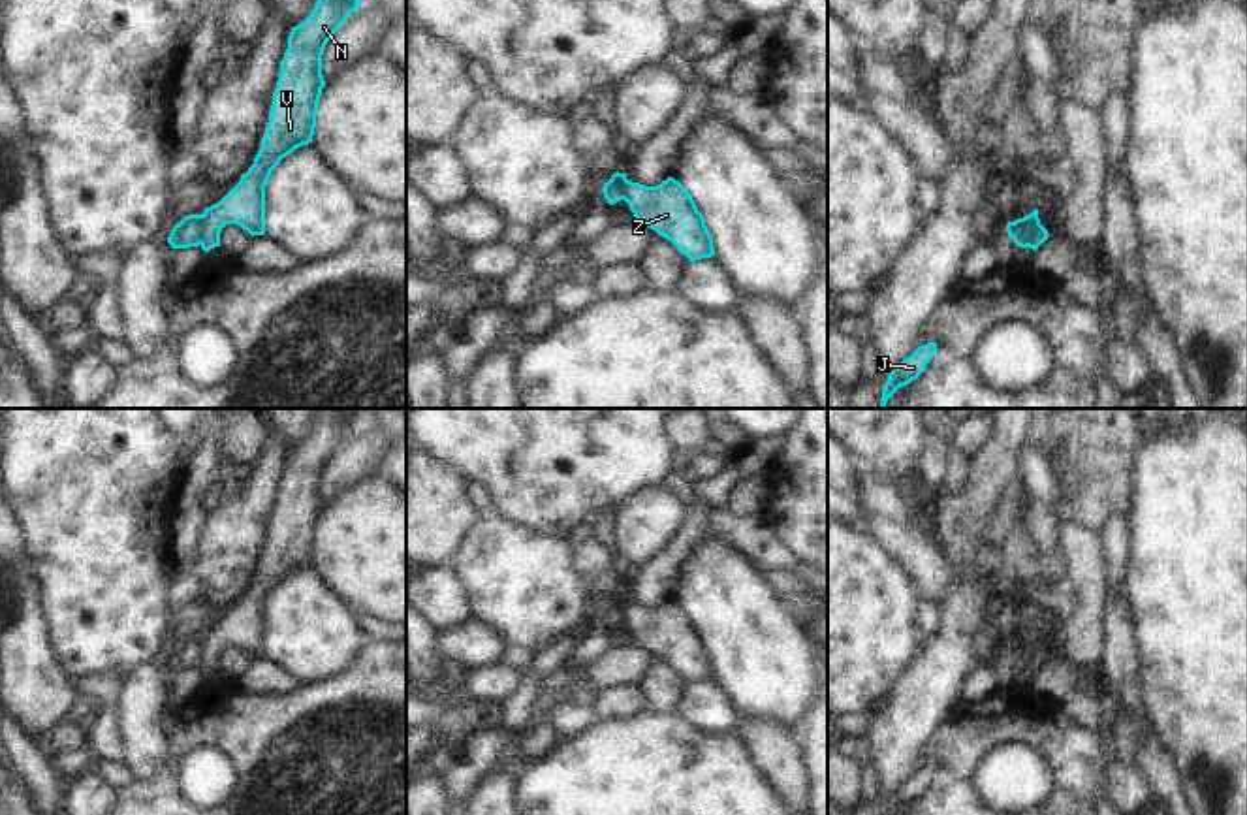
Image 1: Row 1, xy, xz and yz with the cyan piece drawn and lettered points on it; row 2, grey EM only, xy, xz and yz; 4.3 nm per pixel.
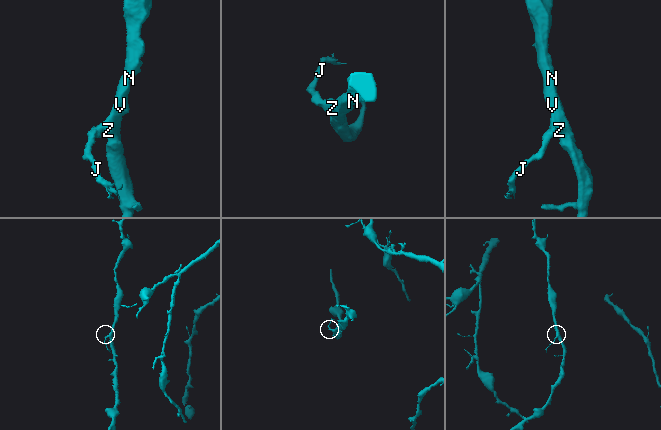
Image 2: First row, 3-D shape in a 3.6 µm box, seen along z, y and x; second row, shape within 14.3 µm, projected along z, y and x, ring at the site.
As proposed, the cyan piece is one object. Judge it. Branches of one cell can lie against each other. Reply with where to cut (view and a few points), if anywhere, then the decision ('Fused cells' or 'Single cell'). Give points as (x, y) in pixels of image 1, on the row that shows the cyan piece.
Split along xy (200, 215), (202, 243). Fused cells.

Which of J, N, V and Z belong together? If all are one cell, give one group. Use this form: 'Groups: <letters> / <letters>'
Groups: J / N V Z

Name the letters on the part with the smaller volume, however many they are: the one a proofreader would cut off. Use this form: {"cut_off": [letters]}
{"cut_off": ["J"]}

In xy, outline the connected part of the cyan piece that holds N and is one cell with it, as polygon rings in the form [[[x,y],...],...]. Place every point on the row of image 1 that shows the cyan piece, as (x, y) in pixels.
[[[318,0],[310,15],[292,28],[288,36],[288,49],[280,62],[280,75],[273,92],[273,105],[269,111],[269,122],[261,137],[261,147],[254,158],[254,164],[241,181],[214,205],[207,207],[201,215],[201,248],[209,252],[220,247],[220,232],[226,224],[237,224],[252,237],[265,233],[265,186],[269,175],[282,158],[295,149],[312,143],[318,102],[322,88],[325,87],[322,75],[322,55],[331,36],[342,26],[342,23],[361,8],[361,0]]]

